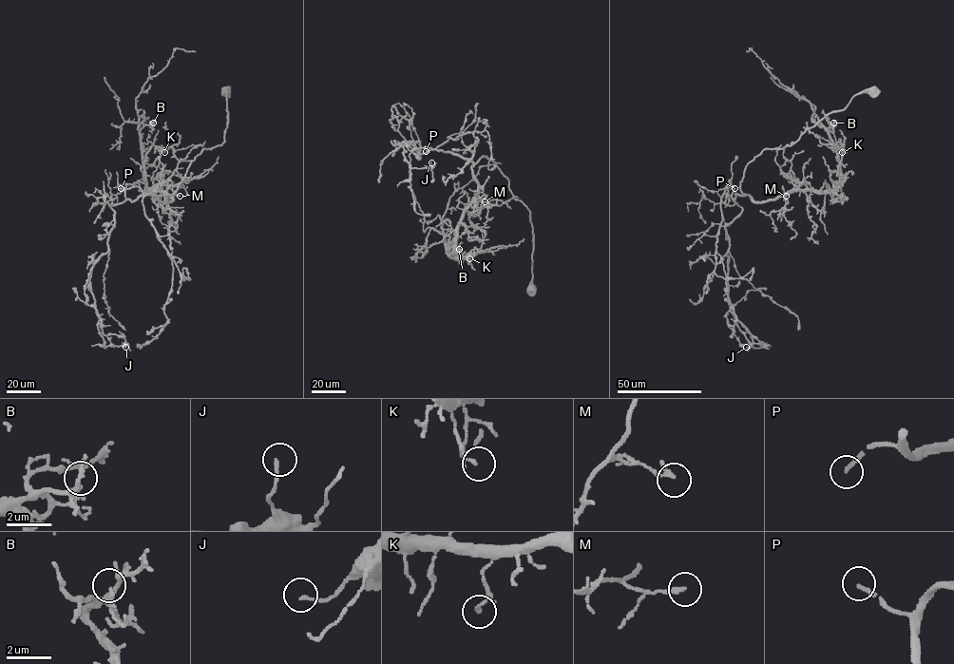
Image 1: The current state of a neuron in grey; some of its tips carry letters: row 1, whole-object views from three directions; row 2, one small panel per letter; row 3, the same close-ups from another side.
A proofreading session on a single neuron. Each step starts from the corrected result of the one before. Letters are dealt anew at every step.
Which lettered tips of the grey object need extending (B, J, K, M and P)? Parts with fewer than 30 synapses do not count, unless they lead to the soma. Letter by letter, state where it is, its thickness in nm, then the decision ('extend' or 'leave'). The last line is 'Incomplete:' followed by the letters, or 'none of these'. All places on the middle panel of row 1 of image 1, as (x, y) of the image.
B: (459, 249) | 120 nm | leave
J: (431, 162) | 130 nm | leave
K: (469, 258) | 130 nm | leave
M: (485, 201) | 160 nm | leave
P: (426, 151) | 150 nm | extend
Incomplete: P

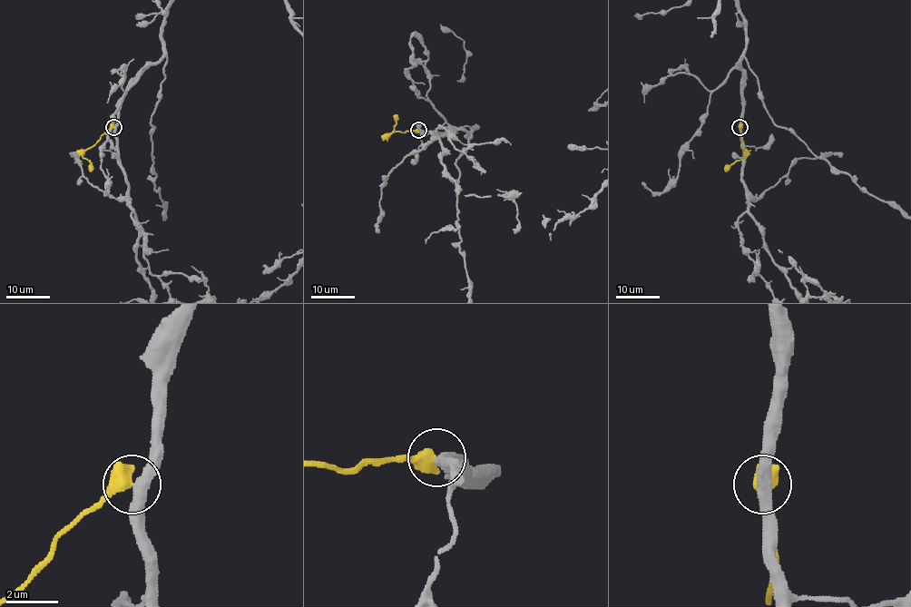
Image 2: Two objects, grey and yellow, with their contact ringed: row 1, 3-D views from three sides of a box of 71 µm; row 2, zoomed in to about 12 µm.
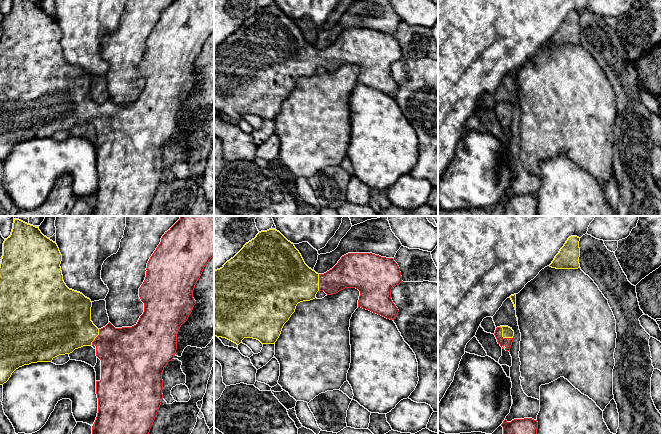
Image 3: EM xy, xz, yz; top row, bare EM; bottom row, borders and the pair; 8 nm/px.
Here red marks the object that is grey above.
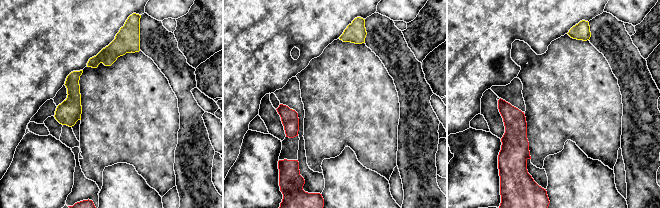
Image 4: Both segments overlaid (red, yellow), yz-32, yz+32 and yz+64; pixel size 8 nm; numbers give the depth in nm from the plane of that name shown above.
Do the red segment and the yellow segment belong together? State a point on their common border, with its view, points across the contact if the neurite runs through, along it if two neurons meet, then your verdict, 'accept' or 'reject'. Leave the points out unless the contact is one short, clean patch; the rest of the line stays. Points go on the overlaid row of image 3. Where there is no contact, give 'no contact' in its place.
contact yz (501, 336); way yz (507, 342), (501, 336), (507, 332); accept

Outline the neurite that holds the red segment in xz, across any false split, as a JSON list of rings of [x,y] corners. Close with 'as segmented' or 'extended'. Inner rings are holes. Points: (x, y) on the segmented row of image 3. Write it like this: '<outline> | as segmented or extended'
[[[261,231],[222,268],[214,271],[214,335],[226,338],[237,345],[242,343],[244,338],[257,339],[262,344],[275,344],[298,303],[315,299],[318,291],[332,295],[345,288],[356,288],[360,291],[358,307],[394,320],[399,310],[391,299],[391,289],[401,282],[403,281],[400,268],[394,259],[372,253],[348,253],[342,256],[332,269],[318,274],[305,264],[294,244],[279,231]]] | extended

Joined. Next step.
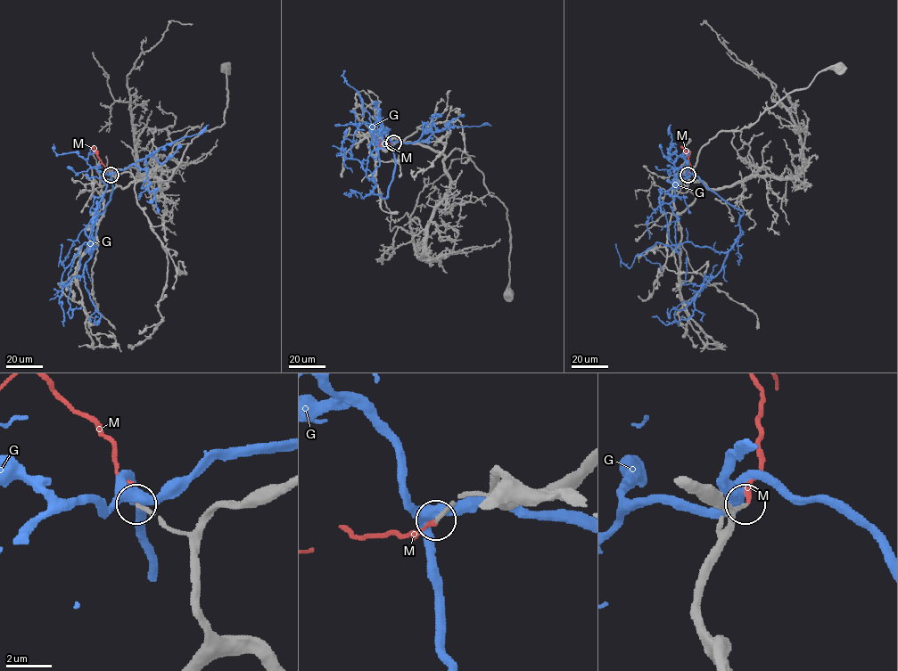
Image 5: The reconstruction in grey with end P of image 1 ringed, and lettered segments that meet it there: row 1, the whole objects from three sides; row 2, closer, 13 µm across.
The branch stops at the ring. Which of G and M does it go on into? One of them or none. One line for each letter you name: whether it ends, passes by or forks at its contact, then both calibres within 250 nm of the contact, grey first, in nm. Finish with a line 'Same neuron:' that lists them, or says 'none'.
M: it ends there; 160 nm thick on the grey side, 240 nm on the other
Same neuron: M

